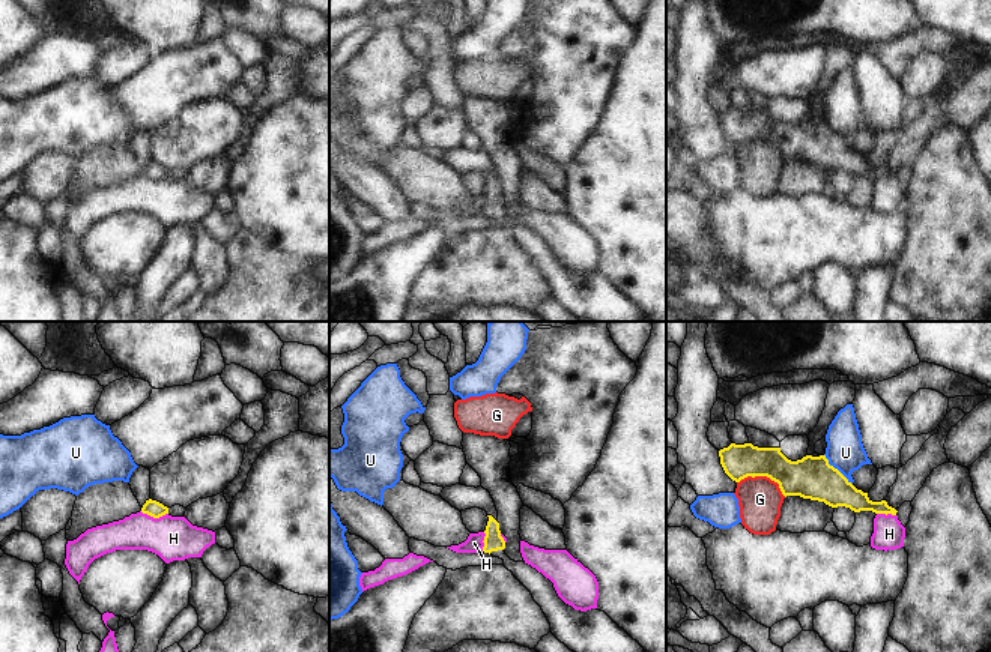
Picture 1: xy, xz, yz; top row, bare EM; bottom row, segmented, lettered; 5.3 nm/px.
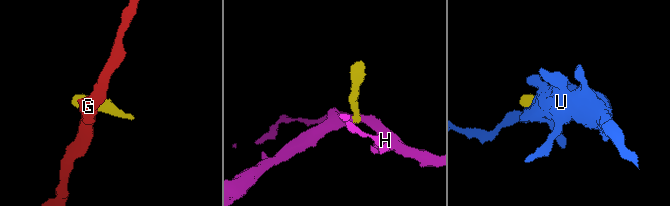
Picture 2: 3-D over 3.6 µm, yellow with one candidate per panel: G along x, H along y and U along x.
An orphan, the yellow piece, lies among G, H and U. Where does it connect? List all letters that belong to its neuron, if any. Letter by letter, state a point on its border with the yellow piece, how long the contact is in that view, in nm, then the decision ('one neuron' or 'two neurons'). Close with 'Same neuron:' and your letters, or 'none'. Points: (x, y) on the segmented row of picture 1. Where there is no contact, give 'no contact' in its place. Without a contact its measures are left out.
G: yz (764, 475) | 280 nm | two neurons
H: xy (154, 517) | 150 nm | two neurons
U: yz (836, 469) | 220 nm | two neurons
Same neuron: none

